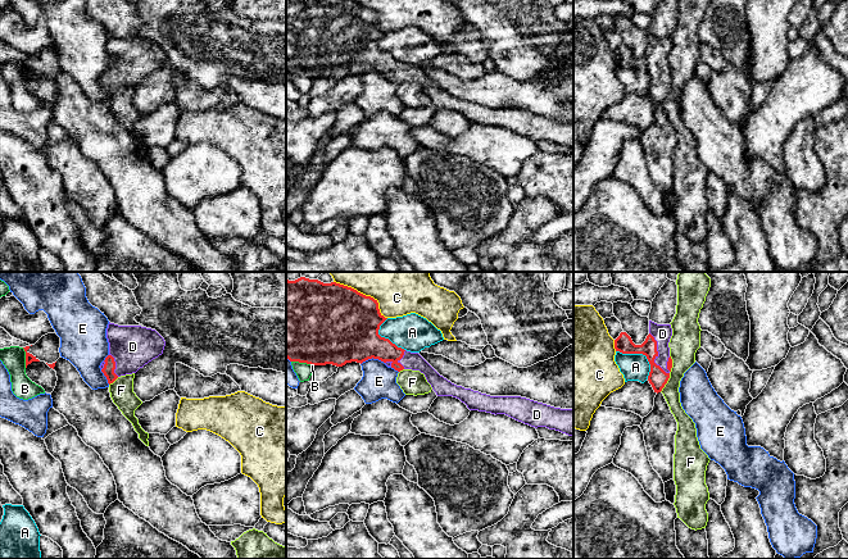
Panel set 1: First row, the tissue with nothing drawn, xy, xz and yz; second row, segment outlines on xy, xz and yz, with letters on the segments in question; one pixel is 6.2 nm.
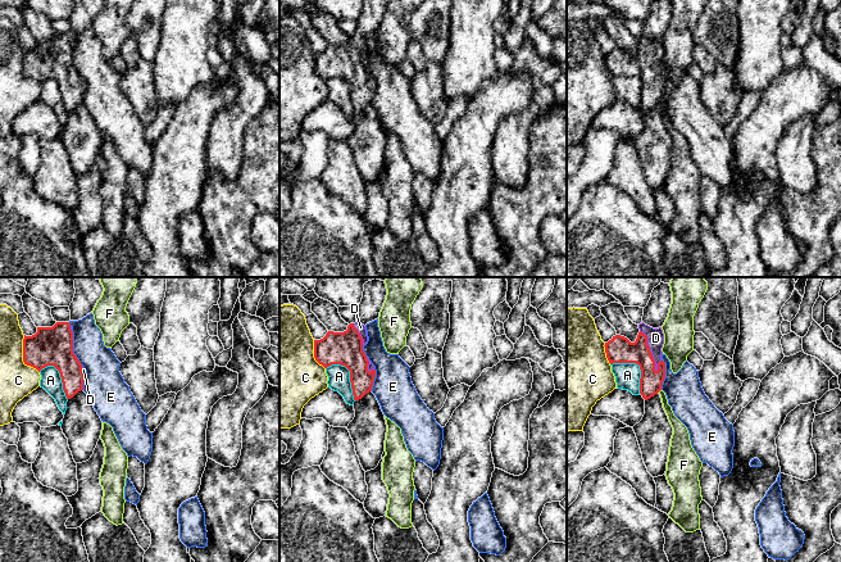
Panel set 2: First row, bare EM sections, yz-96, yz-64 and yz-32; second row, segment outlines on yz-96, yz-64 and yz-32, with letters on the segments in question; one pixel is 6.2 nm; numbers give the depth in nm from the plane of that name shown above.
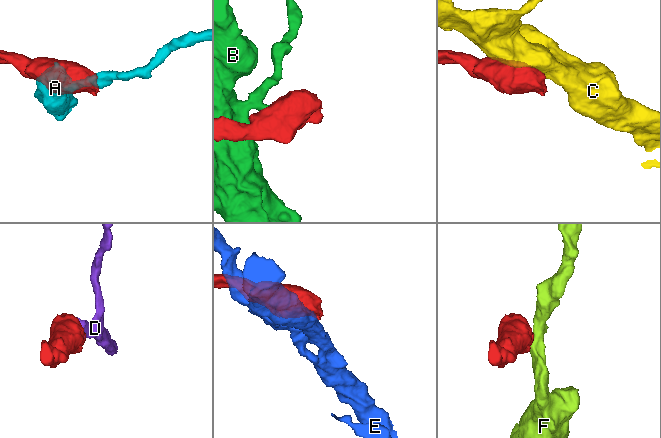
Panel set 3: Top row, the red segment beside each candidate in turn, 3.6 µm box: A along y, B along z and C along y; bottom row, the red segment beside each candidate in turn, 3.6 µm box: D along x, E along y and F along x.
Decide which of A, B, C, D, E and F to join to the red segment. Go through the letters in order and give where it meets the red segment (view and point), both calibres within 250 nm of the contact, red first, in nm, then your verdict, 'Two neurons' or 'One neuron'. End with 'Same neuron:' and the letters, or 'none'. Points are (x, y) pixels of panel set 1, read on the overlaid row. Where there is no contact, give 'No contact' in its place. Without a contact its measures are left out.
A: Touches red at yz (642, 353). Thickness 120 nm (red) against 180 nm. Two neurons
B: Touches red at xy (26, 358). Thickness 60 nm (red) against 150 nm. Two neurons
C: Touches red at xz (362, 294). Thickness 500 nm (red) against 420 nm. Two neurons
D: Touches red at yz (657, 354). Thickness 120 nm (red) against 120 nm. One neuron
E: Touches red at xz (372, 357). Thickness 420 nm (red) against 220 nm. Two neurons
F: Touches red at yz (669, 373). Thickness 120 nm (red) against 190 nm. Two neurons
Same neuron: D

